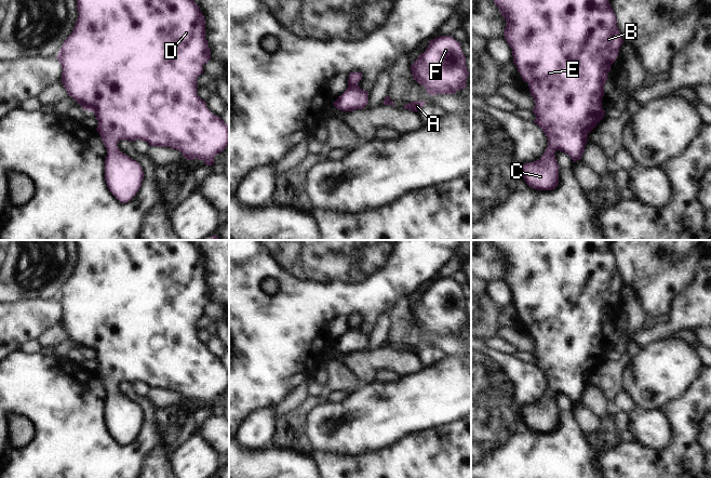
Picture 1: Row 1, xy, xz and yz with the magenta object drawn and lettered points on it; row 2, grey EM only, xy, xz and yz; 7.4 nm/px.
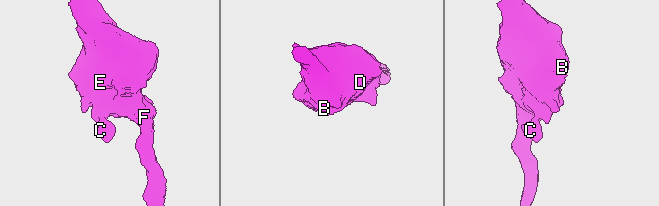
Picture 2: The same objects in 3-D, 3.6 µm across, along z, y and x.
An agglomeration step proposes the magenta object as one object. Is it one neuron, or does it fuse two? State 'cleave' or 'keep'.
keep

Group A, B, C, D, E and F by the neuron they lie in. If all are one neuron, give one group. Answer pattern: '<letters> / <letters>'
A B C D E F

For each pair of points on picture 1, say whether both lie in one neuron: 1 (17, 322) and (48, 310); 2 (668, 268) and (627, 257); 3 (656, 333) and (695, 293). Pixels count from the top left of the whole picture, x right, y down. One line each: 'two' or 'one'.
1: one
2: one
3: one

